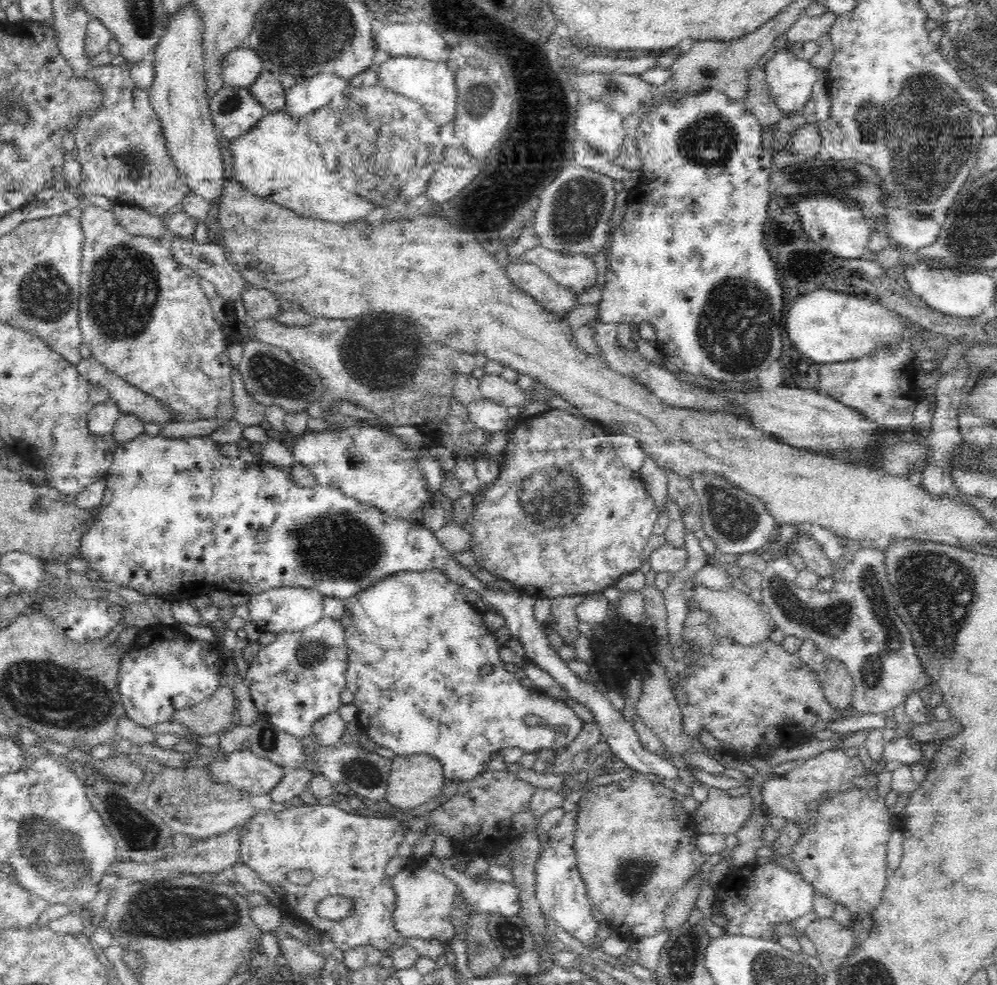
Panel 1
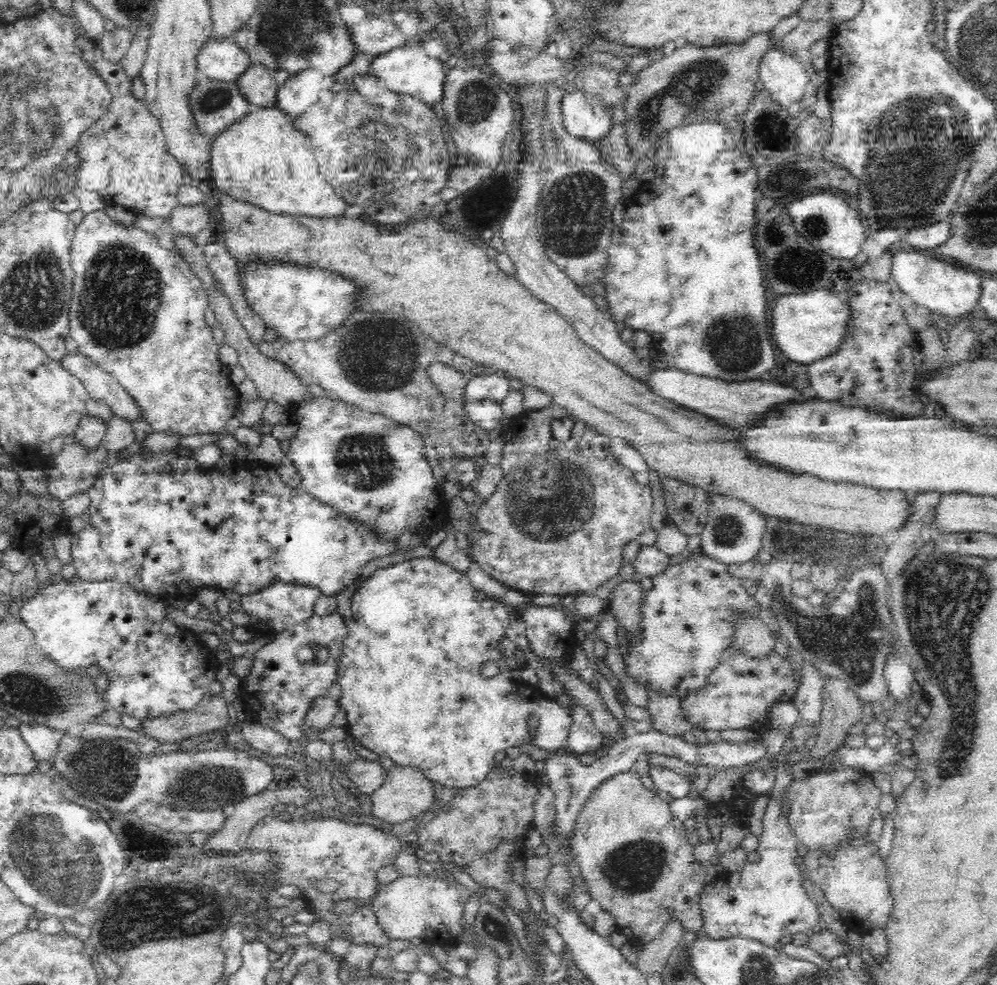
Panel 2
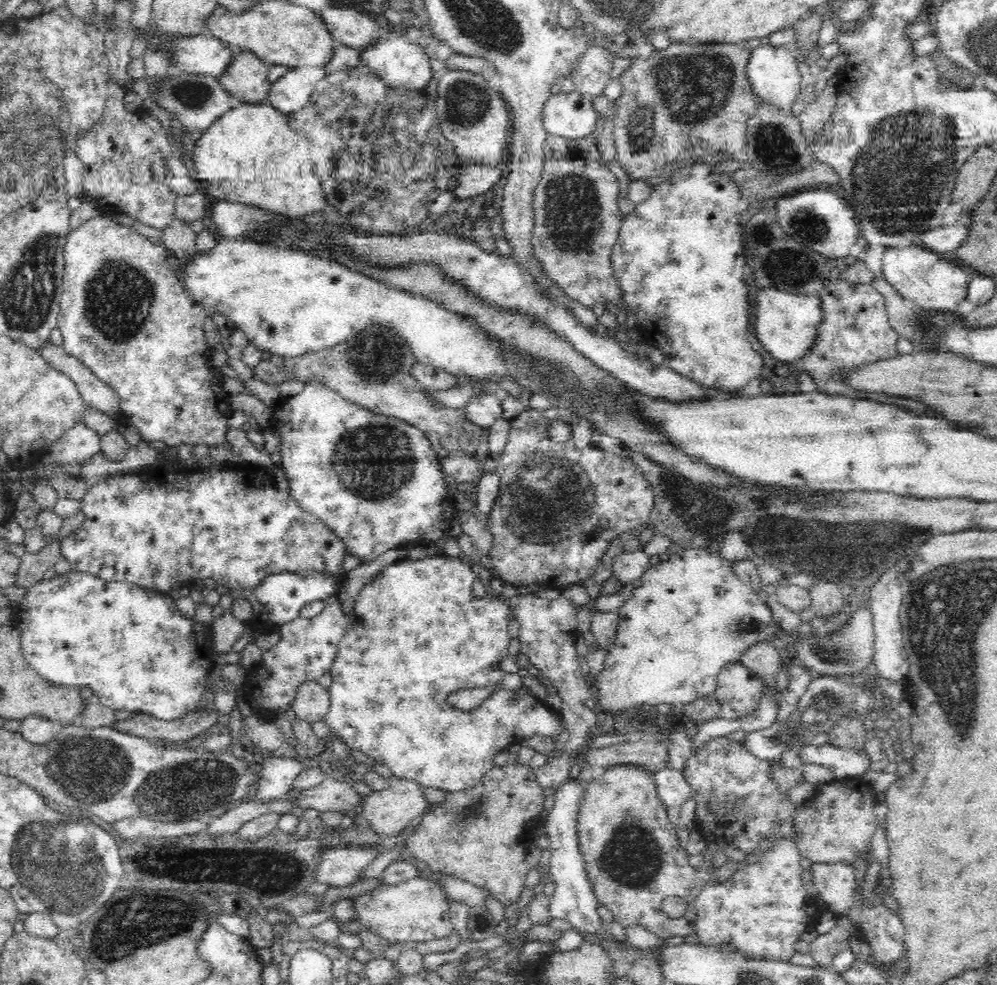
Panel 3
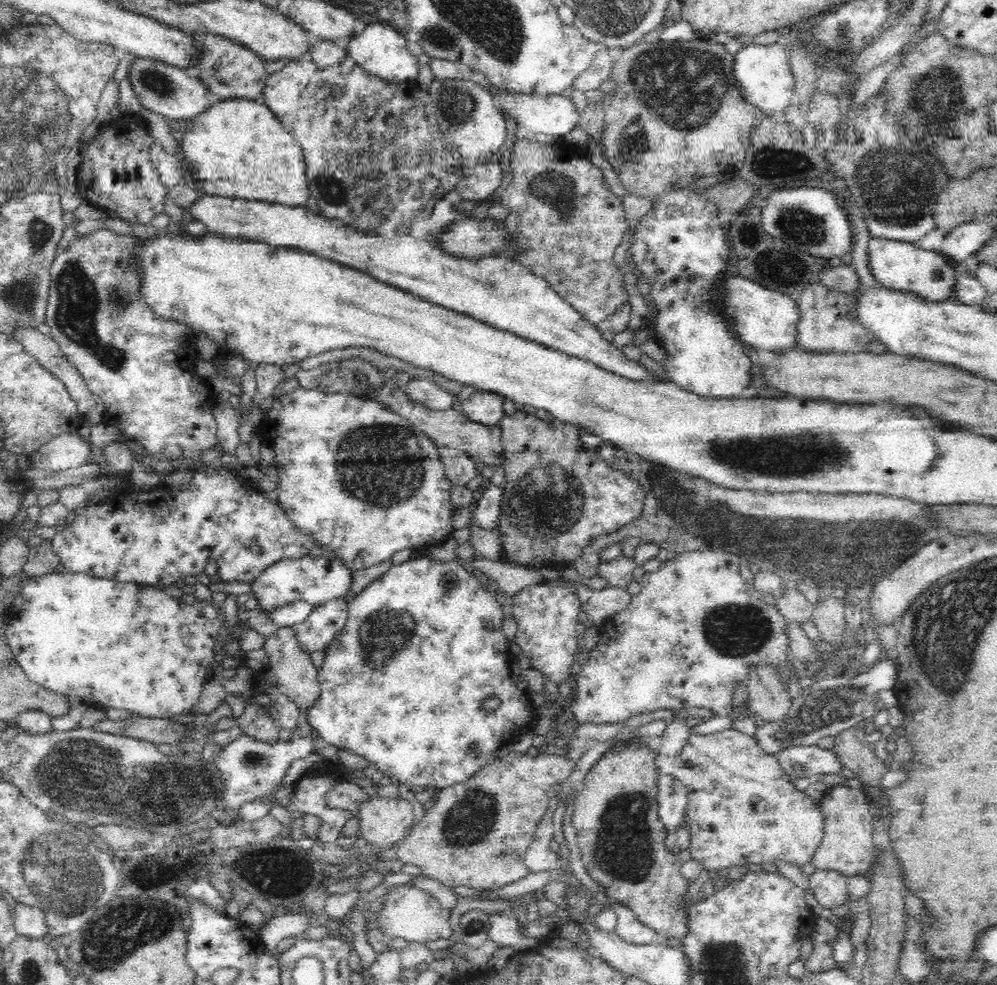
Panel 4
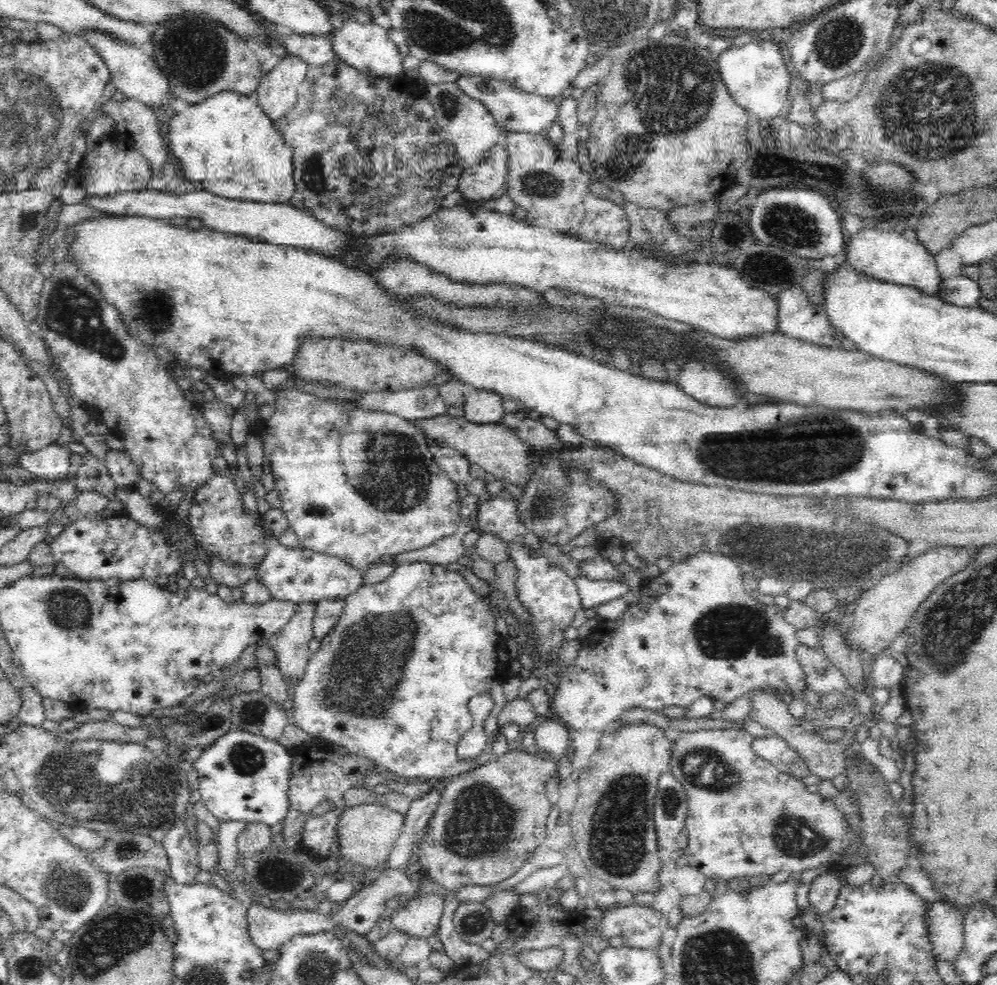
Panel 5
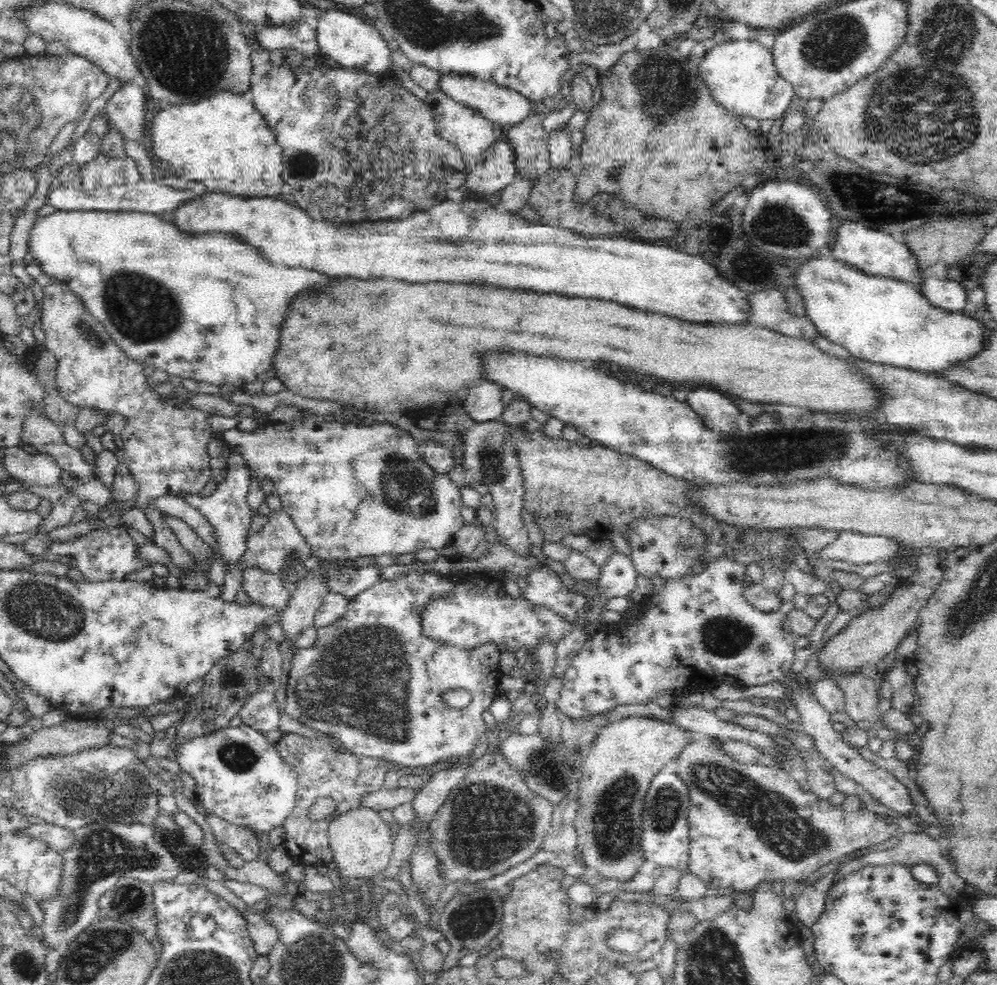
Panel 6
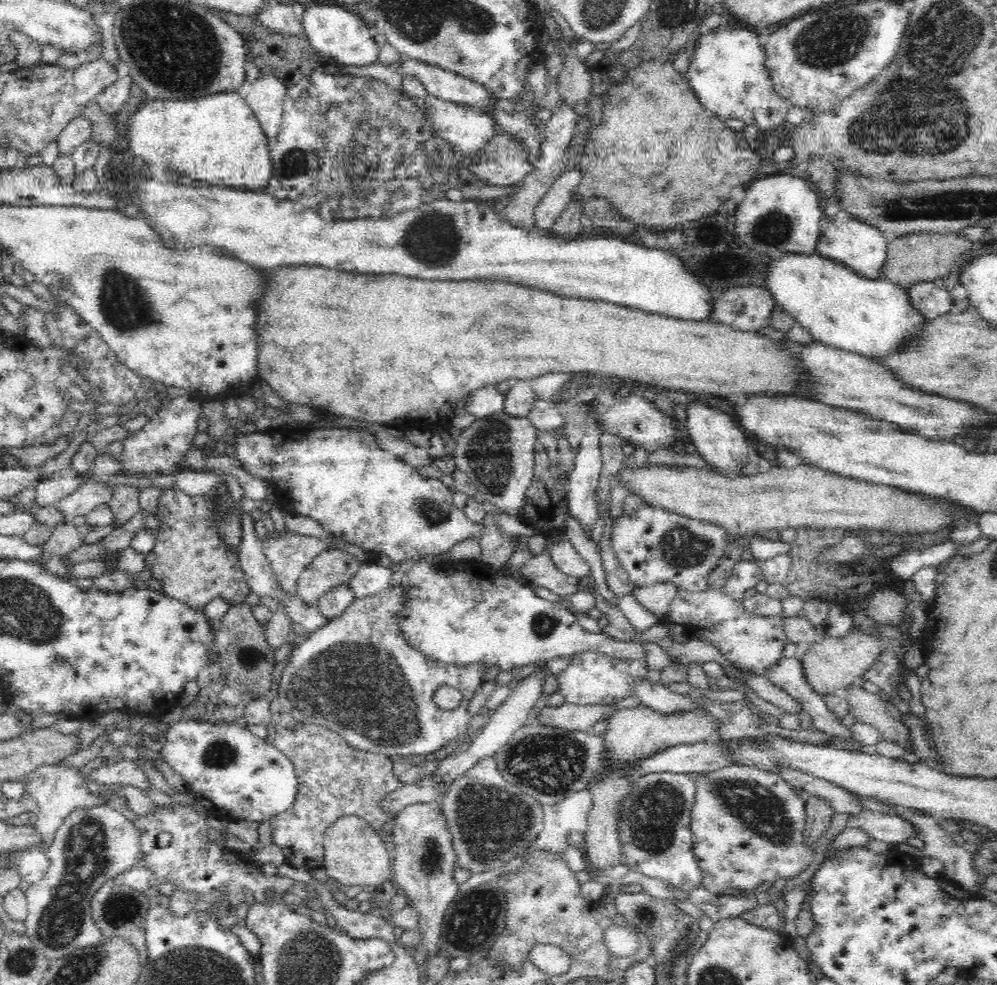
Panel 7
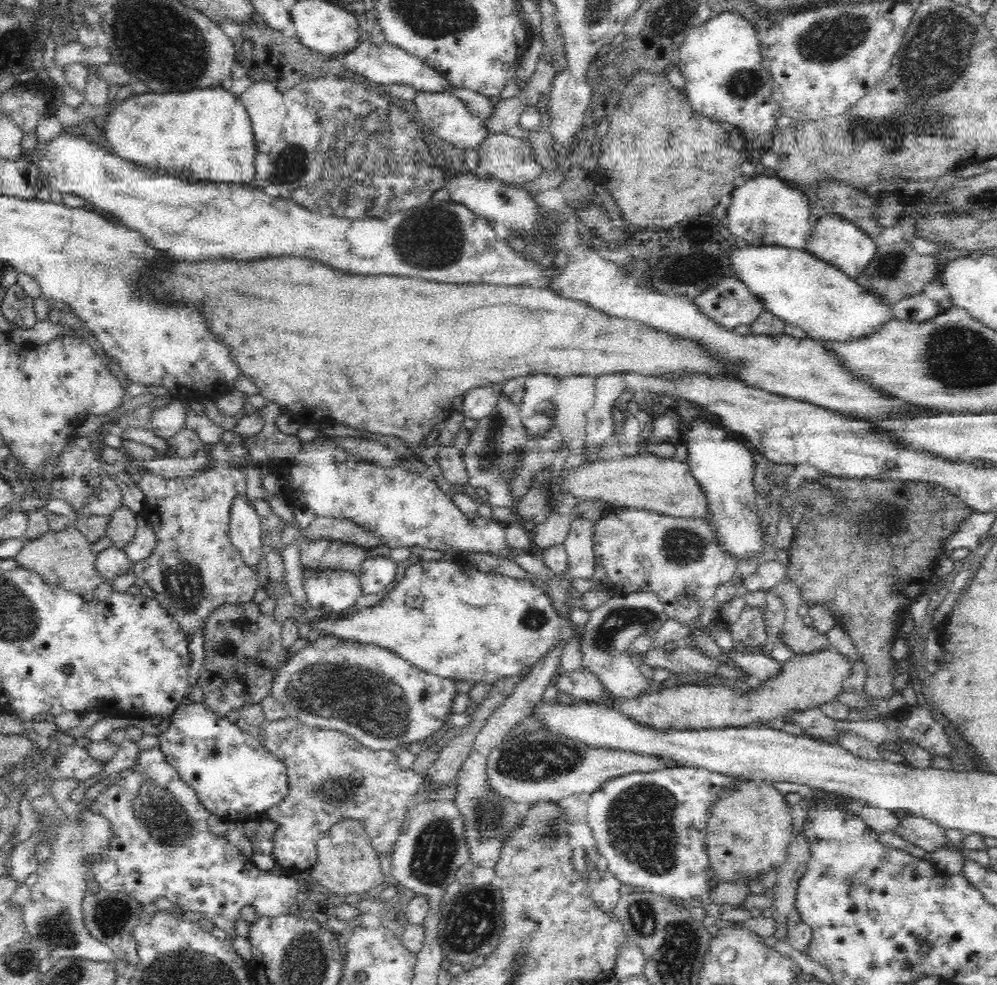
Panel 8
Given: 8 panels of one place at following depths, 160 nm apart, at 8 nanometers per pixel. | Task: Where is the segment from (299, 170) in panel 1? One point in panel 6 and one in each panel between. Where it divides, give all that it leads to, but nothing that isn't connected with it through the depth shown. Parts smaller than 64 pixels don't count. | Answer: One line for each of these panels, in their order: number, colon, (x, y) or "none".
2: (265, 151)
3: (254, 142)
4: (243, 139)
5: (229, 134)
6: (225, 135)

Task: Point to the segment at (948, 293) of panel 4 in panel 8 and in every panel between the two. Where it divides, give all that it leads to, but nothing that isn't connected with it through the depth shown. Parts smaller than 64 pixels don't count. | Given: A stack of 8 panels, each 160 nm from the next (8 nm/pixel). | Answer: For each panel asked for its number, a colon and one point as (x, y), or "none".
5: (887, 256)
6: (871, 251)
7: (862, 247)
8: (841, 243)

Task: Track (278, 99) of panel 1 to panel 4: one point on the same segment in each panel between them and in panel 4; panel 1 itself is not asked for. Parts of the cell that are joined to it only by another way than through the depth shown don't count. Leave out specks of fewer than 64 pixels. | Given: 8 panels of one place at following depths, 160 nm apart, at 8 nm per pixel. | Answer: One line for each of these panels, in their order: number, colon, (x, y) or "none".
2: (257, 84)
3: (247, 80)
4: (232, 71)

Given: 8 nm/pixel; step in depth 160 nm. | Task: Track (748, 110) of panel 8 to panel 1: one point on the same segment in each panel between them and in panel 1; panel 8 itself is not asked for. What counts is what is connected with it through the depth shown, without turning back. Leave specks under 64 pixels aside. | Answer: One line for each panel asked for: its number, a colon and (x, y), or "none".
1: (791, 79)
2: (785, 77)
3: (774, 71)
4: (764, 75)
5: (758, 75)
6: (742, 75)
7: (727, 70)

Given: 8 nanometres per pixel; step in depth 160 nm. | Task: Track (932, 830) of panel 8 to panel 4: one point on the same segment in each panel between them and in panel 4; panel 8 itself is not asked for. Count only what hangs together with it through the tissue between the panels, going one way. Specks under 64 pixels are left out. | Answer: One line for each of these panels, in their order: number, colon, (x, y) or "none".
4: (743, 809)
5: (746, 817)
6: (749, 823)
7: (886, 827)

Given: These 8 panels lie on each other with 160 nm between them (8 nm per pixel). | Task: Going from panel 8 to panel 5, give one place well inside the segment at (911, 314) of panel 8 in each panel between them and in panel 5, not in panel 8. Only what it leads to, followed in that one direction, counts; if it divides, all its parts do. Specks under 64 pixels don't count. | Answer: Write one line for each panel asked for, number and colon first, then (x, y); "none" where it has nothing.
5: (963, 291)
6: (948, 294)
7: (929, 299)

